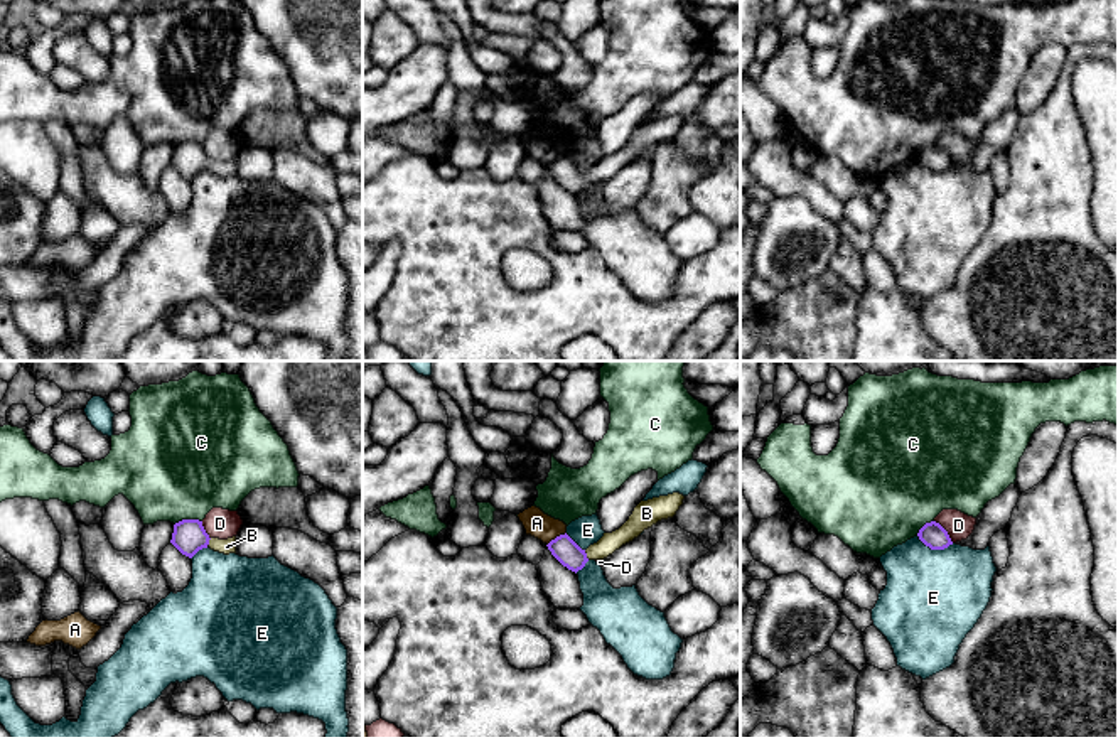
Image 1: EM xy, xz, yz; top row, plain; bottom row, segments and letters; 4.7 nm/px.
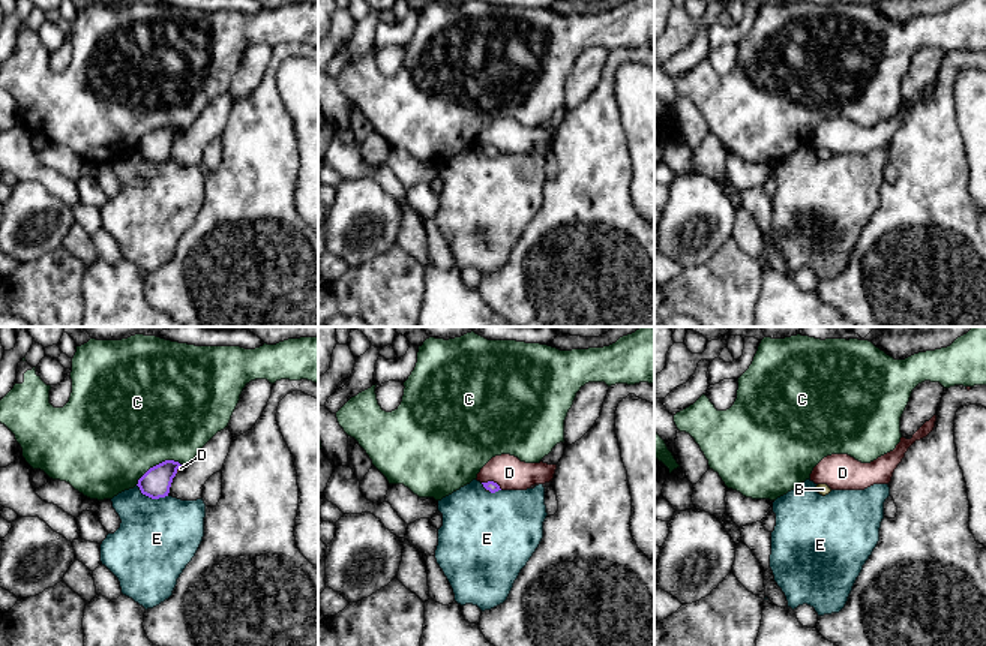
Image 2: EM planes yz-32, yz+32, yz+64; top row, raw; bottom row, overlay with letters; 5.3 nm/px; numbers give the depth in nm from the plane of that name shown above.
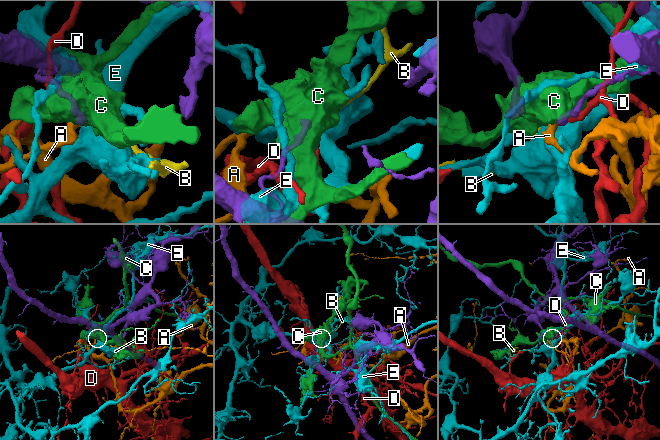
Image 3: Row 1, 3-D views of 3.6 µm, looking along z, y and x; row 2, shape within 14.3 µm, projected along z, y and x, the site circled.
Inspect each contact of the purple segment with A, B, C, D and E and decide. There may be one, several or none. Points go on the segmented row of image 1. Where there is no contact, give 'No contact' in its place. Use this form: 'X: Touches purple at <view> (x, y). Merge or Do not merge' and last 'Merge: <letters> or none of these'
A: Touches purple at xz (557, 537). Do not merge
B: Touches purple at xz (585, 555). Merge
C: Touches purple at xy (188, 520). Do not merge
D: Touches purple at yz (946, 532). Do not merge
E: Touches purple at yz (935, 548). Do not merge
Merge: B

